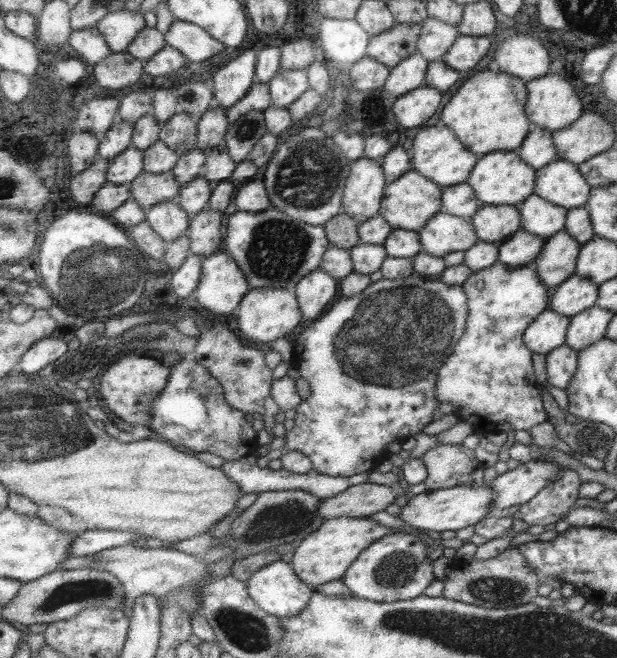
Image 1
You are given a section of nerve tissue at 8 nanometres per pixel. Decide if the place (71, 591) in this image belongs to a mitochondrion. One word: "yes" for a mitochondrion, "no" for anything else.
yes

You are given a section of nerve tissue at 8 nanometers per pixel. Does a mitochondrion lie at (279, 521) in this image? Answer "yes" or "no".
yes

